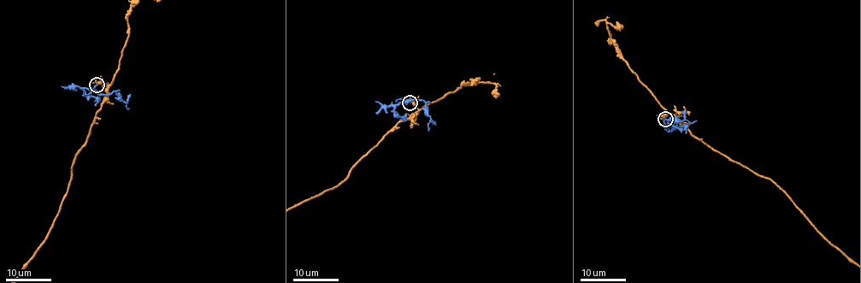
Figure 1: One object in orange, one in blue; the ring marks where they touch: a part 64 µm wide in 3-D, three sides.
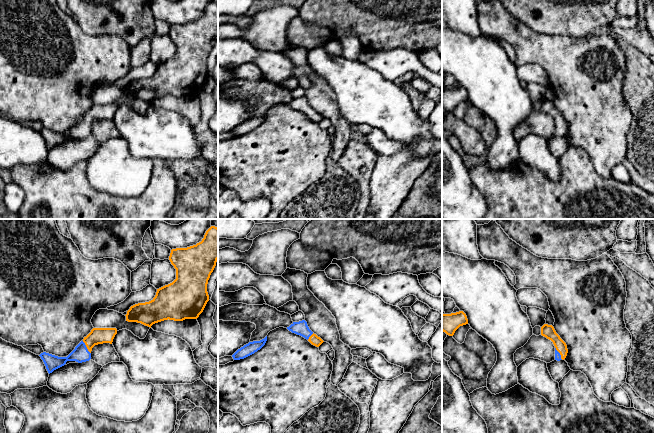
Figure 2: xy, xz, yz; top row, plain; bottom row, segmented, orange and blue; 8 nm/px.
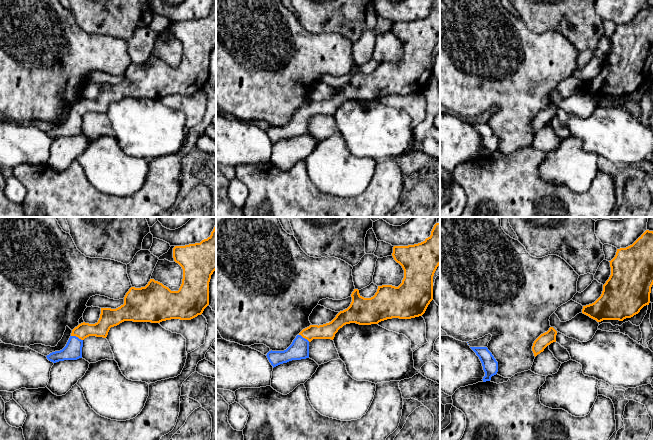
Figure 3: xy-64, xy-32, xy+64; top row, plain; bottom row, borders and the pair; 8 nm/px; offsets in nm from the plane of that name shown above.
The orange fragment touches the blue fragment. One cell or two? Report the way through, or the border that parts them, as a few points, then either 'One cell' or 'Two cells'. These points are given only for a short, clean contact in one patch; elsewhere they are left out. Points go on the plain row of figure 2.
Boundary: xy (82, 117), (90, 129). Two cells

